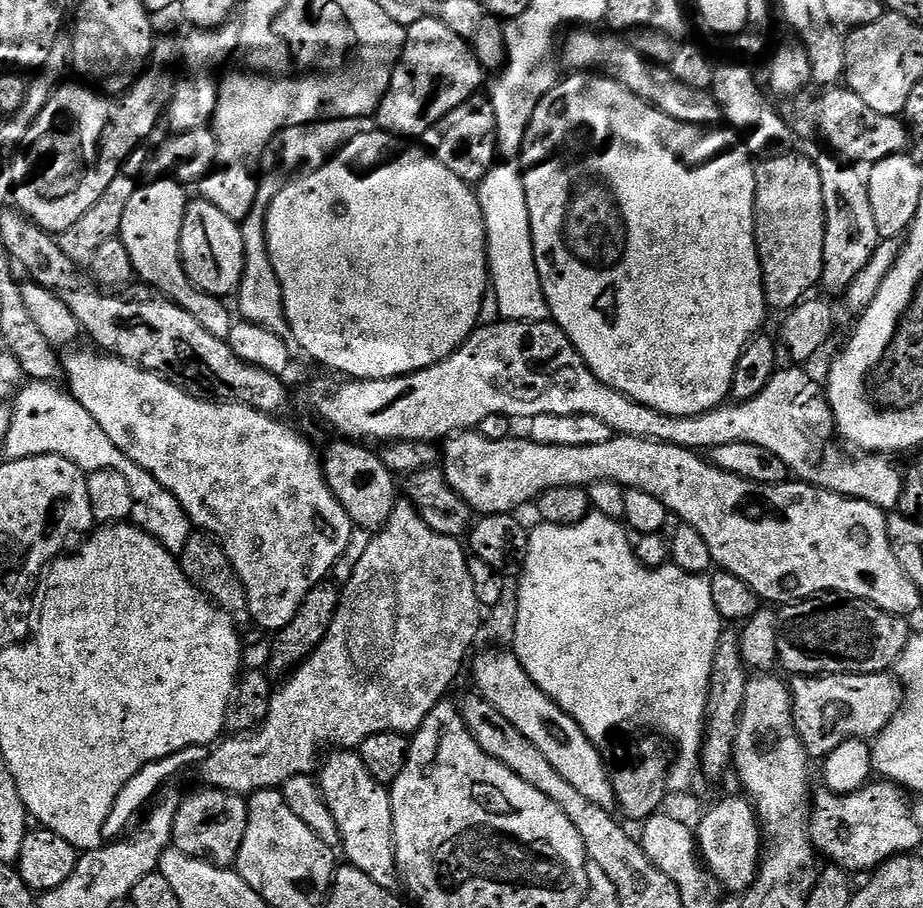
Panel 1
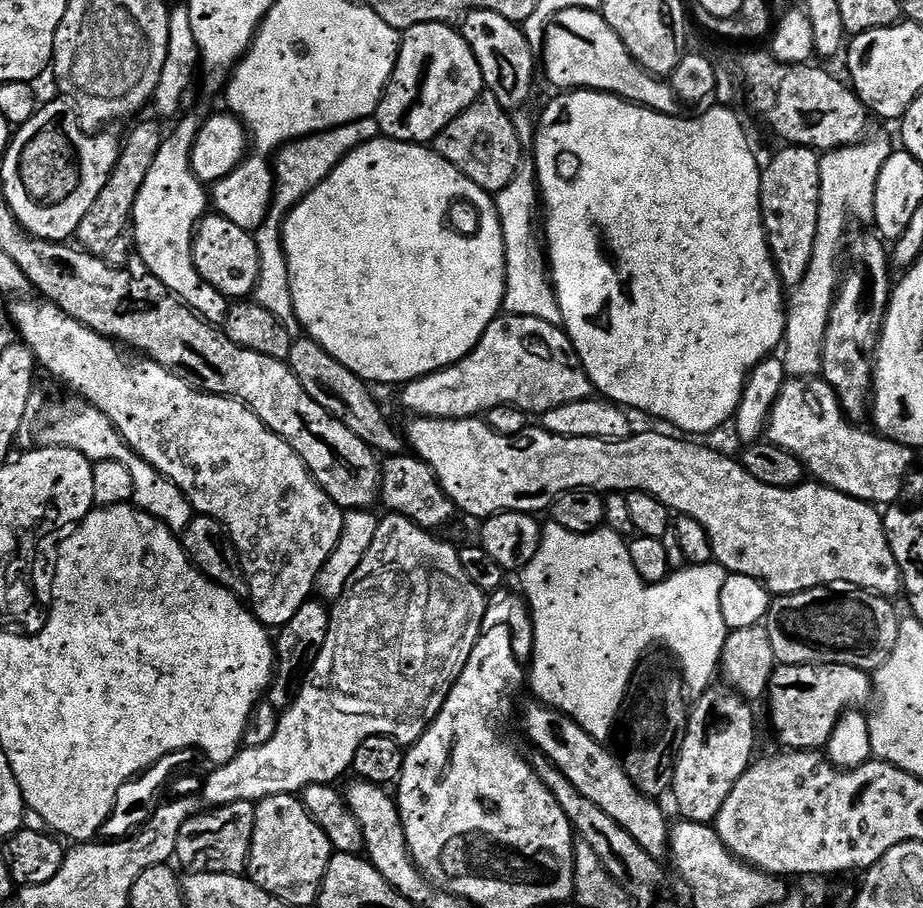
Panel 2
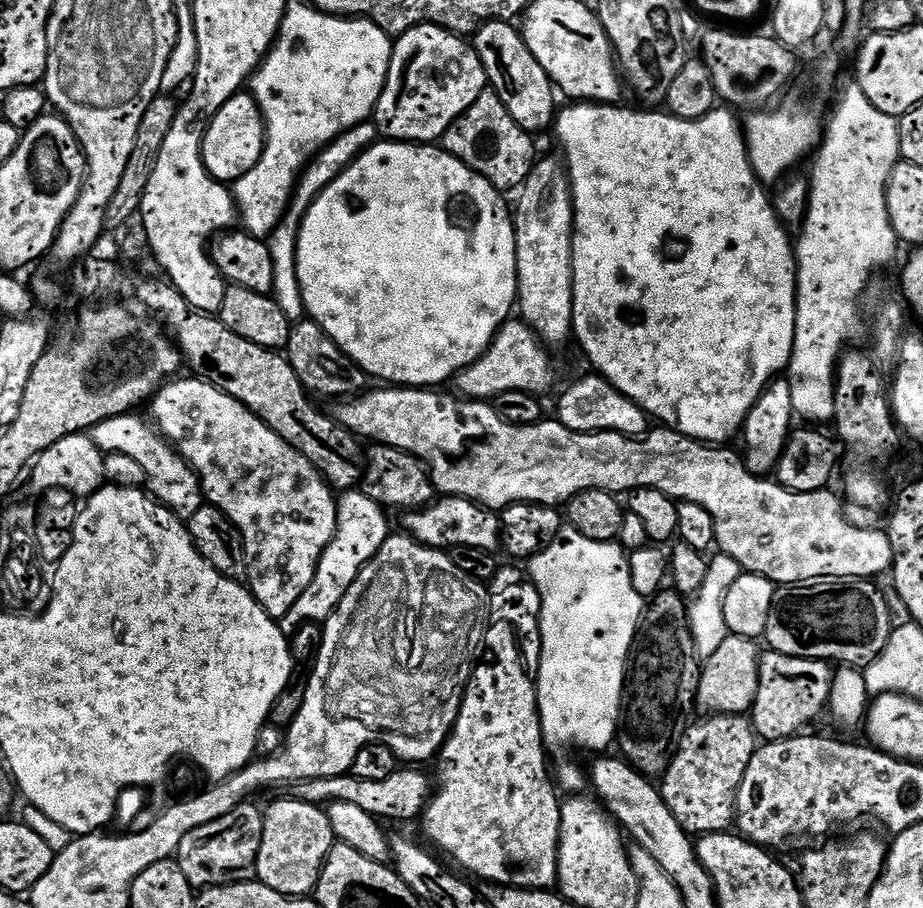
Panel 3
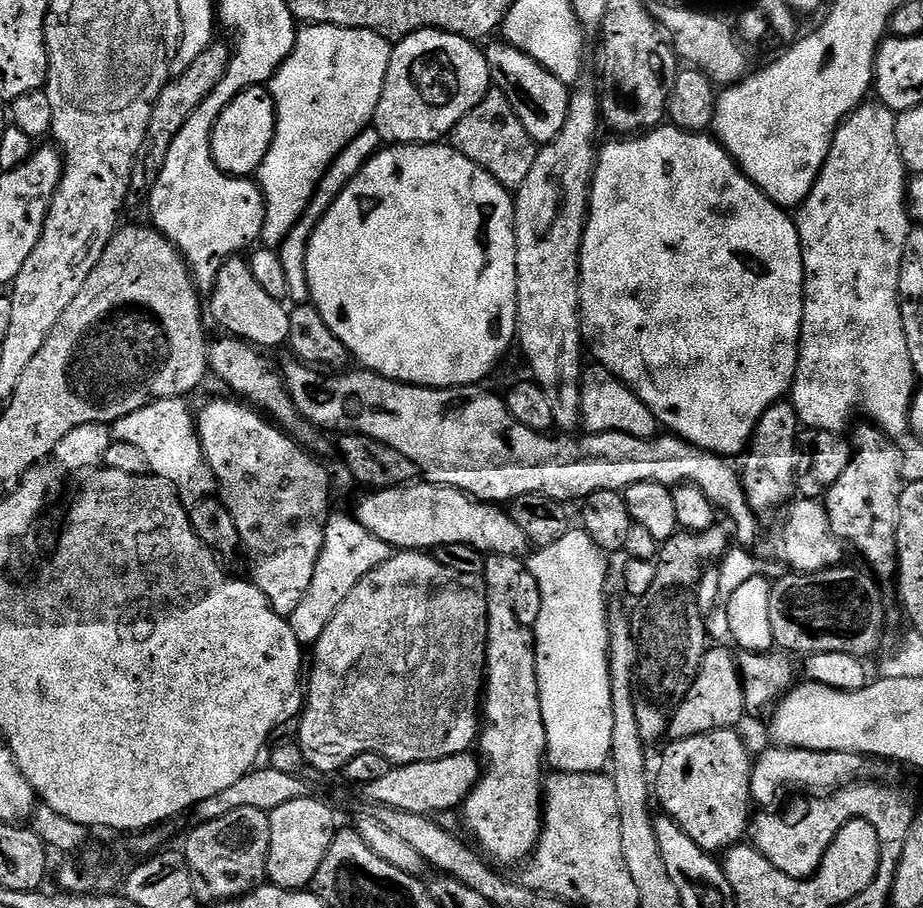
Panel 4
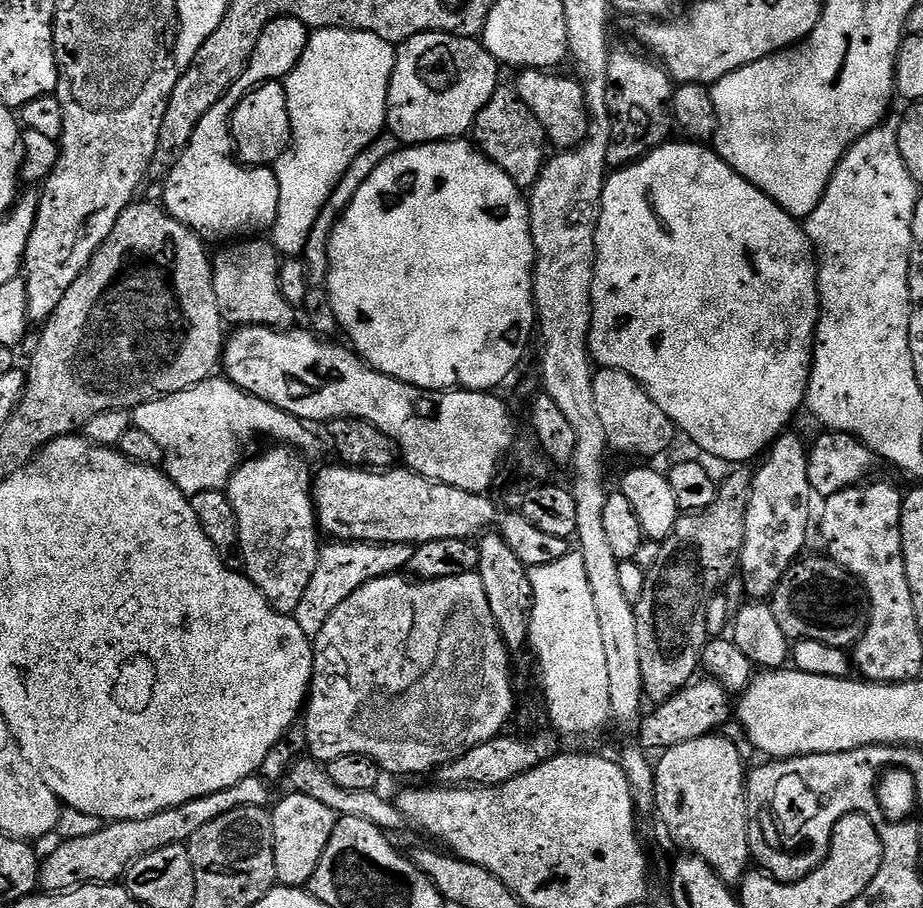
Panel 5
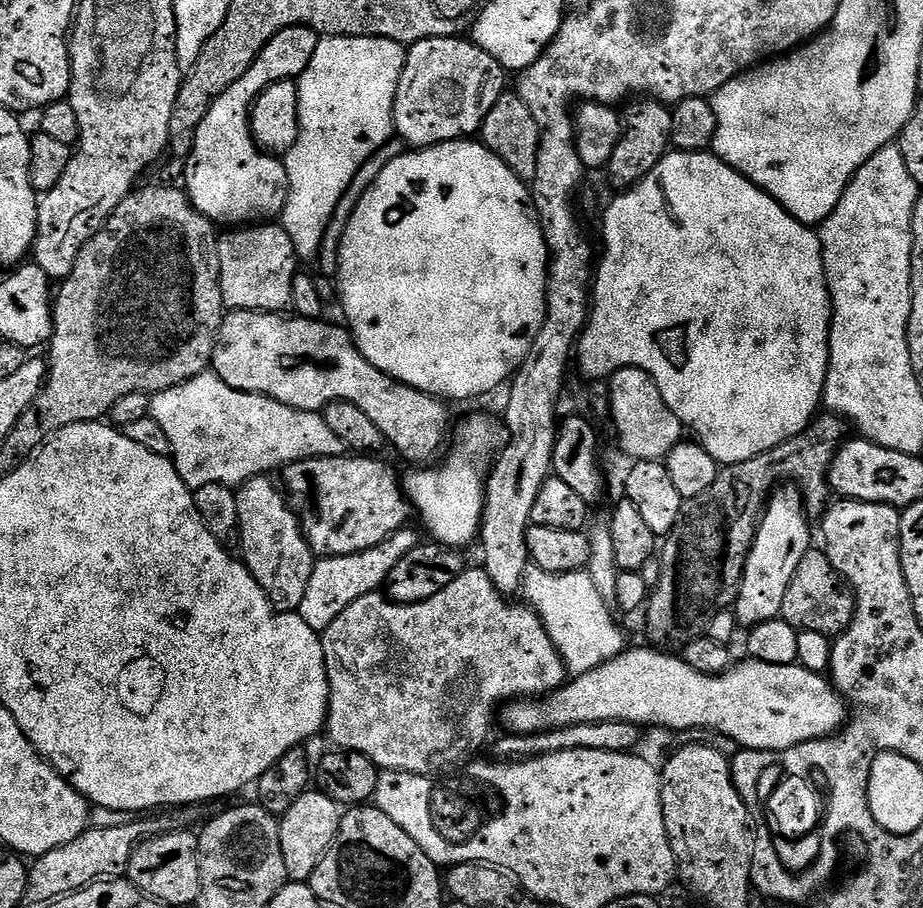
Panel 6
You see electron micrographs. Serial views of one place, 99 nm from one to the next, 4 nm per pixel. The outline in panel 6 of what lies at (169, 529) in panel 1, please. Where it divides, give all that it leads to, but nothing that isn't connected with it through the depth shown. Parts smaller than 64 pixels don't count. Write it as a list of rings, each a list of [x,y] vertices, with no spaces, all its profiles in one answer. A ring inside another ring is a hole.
[[[211,370],[200,372],[178,386],[167,388],[165,392],[155,393],[150,400],[150,414],[158,426],[162,426],[170,442],[170,459],[182,482],[193,490],[211,484],[224,484],[235,489],[256,476],[272,474],[275,468],[283,470],[294,462],[317,460],[320,456],[343,456],[346,452],[342,438],[326,426],[320,412],[298,410],[269,396],[234,390]]]

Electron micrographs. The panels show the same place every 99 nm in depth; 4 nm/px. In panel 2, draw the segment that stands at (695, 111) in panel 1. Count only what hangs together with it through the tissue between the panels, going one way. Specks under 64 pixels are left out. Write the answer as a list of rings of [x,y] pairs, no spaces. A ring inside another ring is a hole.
[[[571,8],[562,10],[548,24],[544,34],[542,49],[542,72],[548,75],[556,90],[587,90],[609,92],[631,104],[641,104],[643,108],[658,114],[679,116],[682,105],[676,99],[671,83],[667,79],[652,75],[626,50],[622,38],[614,34],[612,27],[599,11],[591,8]]]

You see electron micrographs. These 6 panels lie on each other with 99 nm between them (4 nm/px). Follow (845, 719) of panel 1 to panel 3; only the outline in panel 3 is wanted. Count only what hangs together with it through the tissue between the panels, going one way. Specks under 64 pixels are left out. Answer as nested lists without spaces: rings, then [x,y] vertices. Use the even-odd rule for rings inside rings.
[[[765,651],[760,657],[760,685],[750,713],[757,737],[767,742],[785,740],[803,733],[807,724],[812,724],[820,715],[825,715],[833,675],[829,661],[794,658],[790,654]]]

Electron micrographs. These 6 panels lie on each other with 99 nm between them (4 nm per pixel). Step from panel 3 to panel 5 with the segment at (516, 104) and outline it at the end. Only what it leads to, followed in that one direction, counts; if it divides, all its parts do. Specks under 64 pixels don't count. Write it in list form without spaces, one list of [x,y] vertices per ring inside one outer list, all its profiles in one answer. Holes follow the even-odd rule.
[[[524,70],[514,81],[514,87],[522,102],[530,106],[530,110],[544,127],[544,134],[553,149],[567,150],[577,148],[588,133],[588,111],[584,98],[584,87],[579,79],[568,76],[555,76],[552,70]]]

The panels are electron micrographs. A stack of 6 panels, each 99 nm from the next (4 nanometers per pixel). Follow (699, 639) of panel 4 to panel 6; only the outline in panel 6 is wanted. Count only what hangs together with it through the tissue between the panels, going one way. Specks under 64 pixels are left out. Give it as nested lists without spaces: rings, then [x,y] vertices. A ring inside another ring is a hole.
[[[835,414],[817,415],[803,432],[774,450],[741,464],[721,467],[710,490],[684,501],[674,530],[663,537],[658,552],[658,586],[651,589],[646,601],[653,645],[668,646],[664,644],[674,643],[679,636],[691,637],[707,629],[717,612],[735,605],[746,558],[756,537],[756,525],[773,489],[791,482],[804,496],[809,517],[819,517],[825,511],[830,497],[828,471],[846,439],[844,428],[845,421]]]

